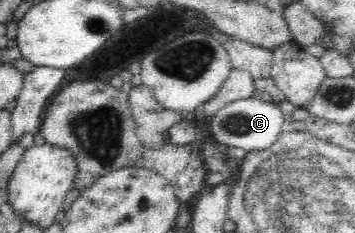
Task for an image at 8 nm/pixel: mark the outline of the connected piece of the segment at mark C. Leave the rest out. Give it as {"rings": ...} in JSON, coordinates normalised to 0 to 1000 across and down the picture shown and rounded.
{"rings":[[[690,421],[628,455],[586,515],[600,592],[631,627],[665,627],[685,644],[746,644],[775,609],[783,584],[814,545],[803,498],[775,442],[744,438],[724,421]]]}

